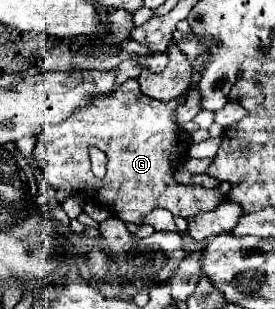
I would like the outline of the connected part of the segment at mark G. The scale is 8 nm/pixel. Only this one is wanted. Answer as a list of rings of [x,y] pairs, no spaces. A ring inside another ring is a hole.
[[[126,79],[108,97],[90,101],[86,107],[80,107],[72,117],[68,117],[60,125],[42,129],[36,137],[36,147],[34,147],[34,157],[38,161],[38,167],[42,169],[42,175],[46,177],[46,181],[48,181],[48,175],[68,177],[66,183],[70,183],[70,175],[84,175],[84,181],[86,181],[86,175],[90,175],[88,173],[88,165],[90,165],[88,147],[96,145],[98,149],[106,151],[108,171],[106,171],[106,177],[96,187],[96,201],[100,201],[104,207],[108,207],[112,213],[116,213],[118,219],[122,219],[126,223],[134,223],[136,227],[140,227],[142,217],[148,215],[156,207],[168,209],[174,217],[184,217],[184,219],[190,219],[200,211],[214,209],[218,203],[222,203],[222,197],[224,197],[222,193],[218,193],[216,189],[178,185],[172,181],[172,171],[184,159],[190,145],[190,138],[184,135],[178,124],[171,119],[172,109],[180,103],[182,103],[182,99],[158,101],[154,97],[148,97],[140,91],[136,79]]]

